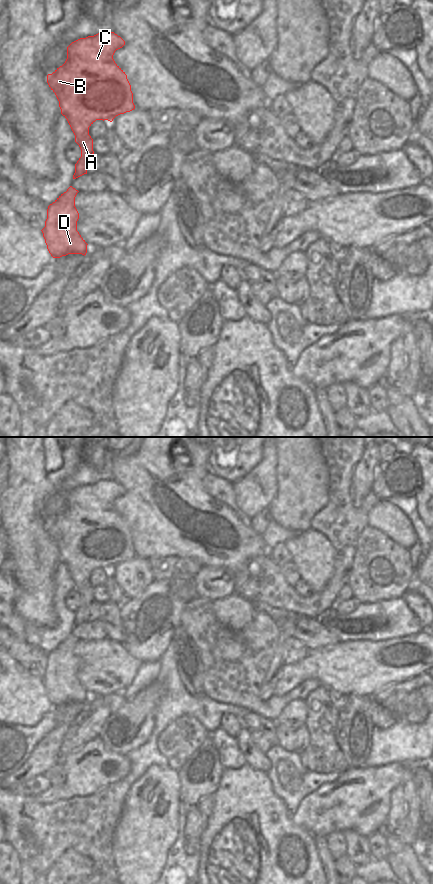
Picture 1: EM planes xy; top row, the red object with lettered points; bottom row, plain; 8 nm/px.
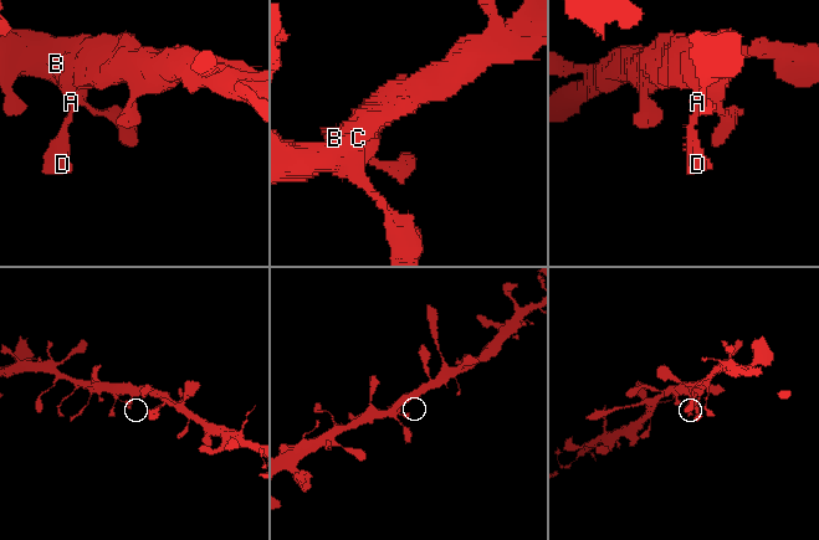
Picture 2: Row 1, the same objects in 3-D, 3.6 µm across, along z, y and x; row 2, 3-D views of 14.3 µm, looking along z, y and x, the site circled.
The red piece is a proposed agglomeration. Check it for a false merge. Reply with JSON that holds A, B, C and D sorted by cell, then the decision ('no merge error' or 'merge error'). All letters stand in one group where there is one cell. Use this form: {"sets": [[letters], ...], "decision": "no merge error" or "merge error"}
{"sets": [["A", "B", "C", "D"]], "decision": "no merge error"}

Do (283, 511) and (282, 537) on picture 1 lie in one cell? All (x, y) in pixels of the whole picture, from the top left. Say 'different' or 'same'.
different

